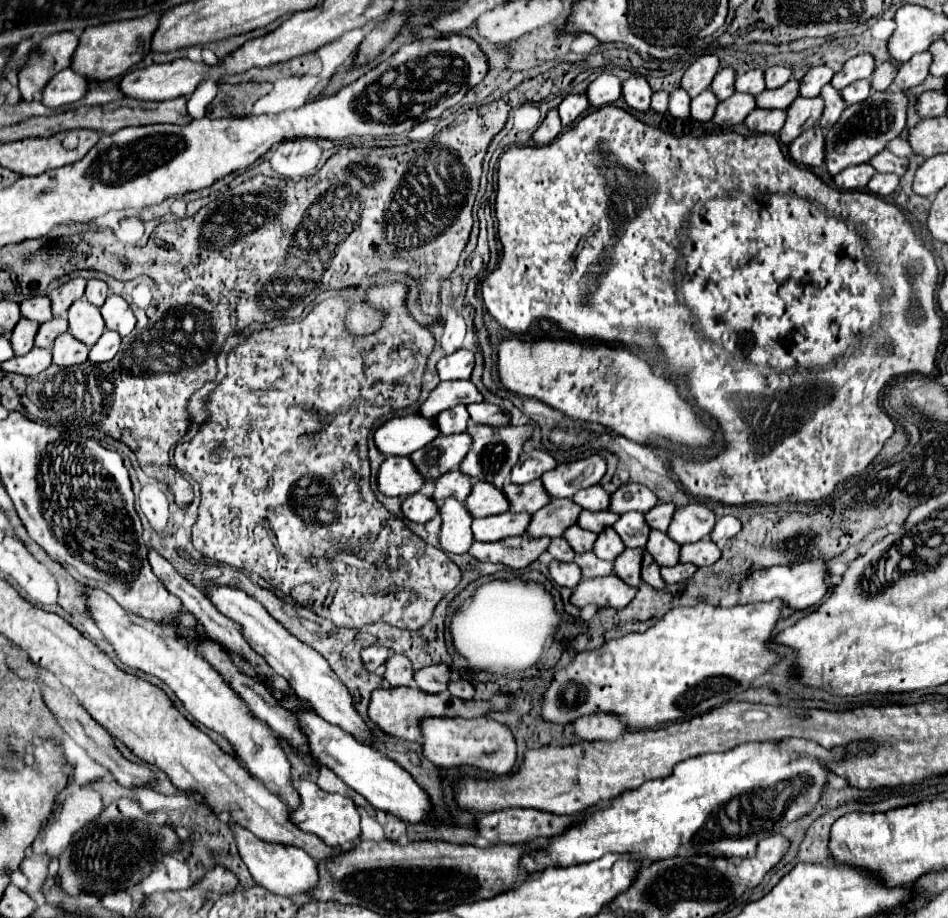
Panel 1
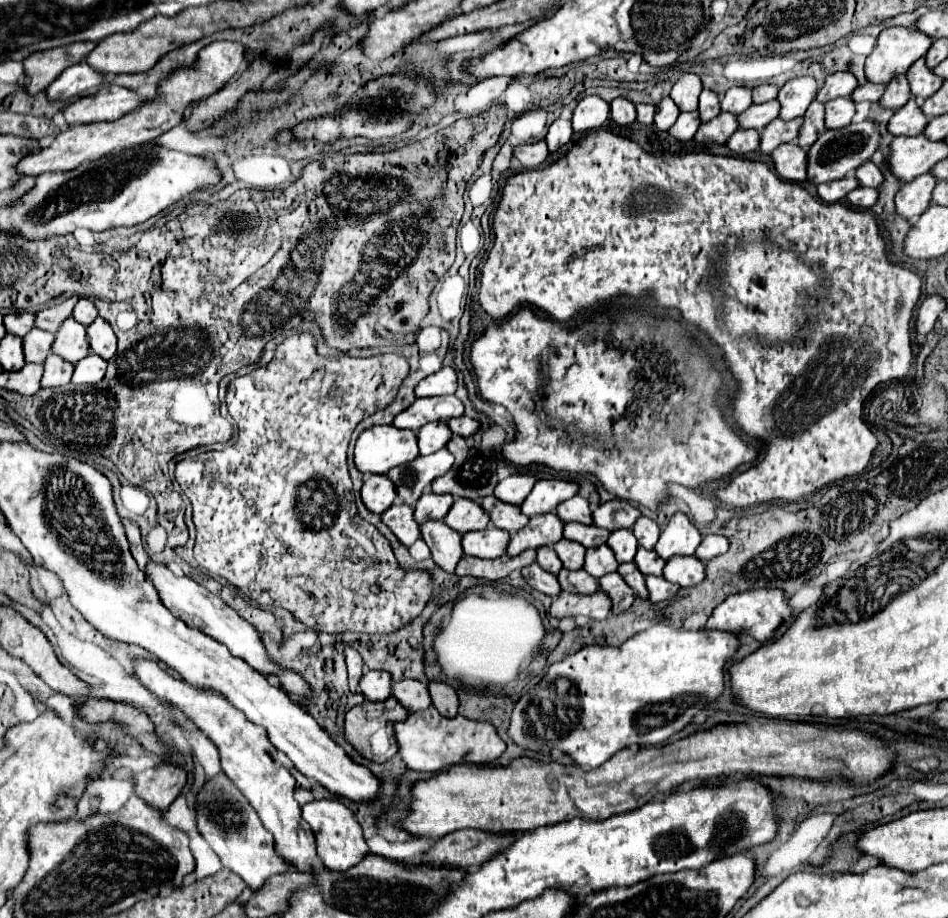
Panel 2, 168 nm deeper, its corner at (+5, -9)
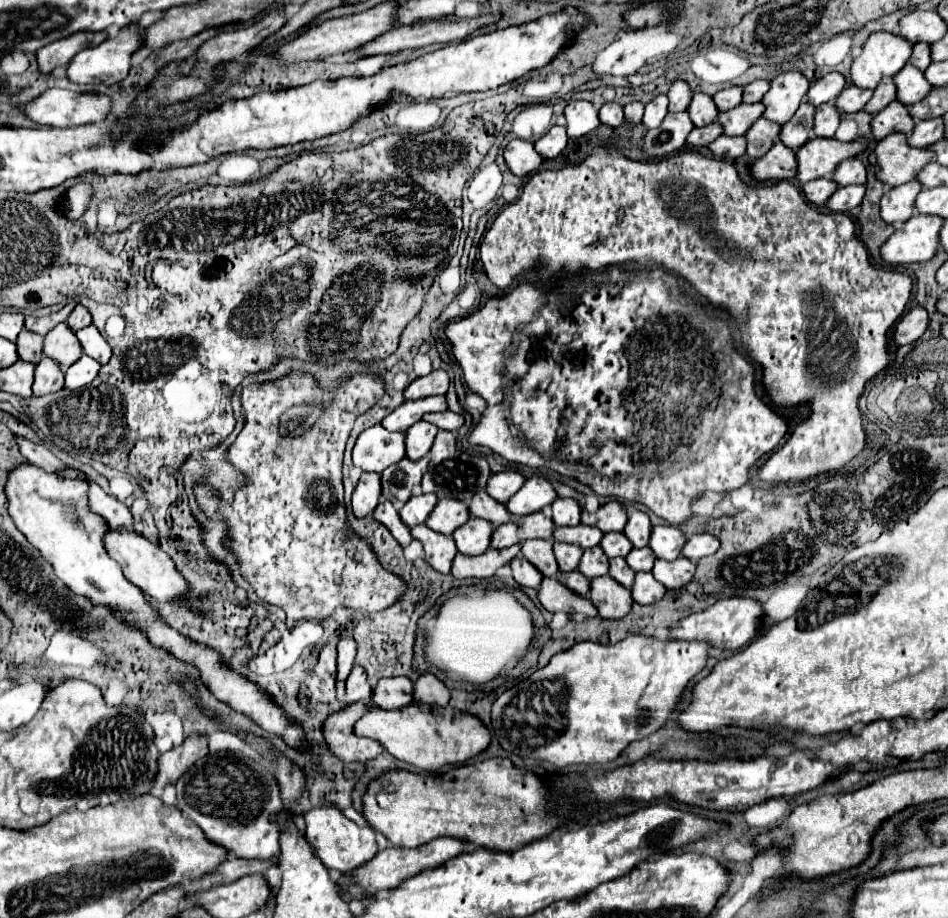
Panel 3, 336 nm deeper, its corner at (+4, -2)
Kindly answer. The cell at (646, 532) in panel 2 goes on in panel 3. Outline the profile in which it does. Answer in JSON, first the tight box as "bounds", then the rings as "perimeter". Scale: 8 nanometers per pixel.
{"bounds":[624,510,652,548],"perimeter":[[[642,510],[632,512],[628,516],[628,524],[624,528],[624,534],[630,538],[634,548],[648,546],[648,540],[650,540],[650,534],[652,534],[652,522],[650,522],[648,514],[642,512]]]}

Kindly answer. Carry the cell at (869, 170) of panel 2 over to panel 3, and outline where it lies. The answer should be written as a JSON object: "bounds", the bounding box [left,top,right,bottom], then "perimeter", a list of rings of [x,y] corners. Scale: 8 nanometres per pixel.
{"bounds":[834,158,866,186],"perimeter":[[[850,158],[844,160],[836,172],[834,172],[834,180],[840,186],[848,186],[848,184],[866,184],[866,166],[860,158]]]}

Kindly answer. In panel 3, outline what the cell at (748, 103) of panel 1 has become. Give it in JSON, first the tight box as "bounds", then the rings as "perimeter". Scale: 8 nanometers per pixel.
{"bounds":[688,122,722,146],"perimeter":[[[712,122],[708,126],[702,126],[702,128],[694,128],[690,134],[688,134],[688,144],[690,146],[708,146],[710,142],[714,142],[720,134],[722,134],[722,126],[718,122]]]}

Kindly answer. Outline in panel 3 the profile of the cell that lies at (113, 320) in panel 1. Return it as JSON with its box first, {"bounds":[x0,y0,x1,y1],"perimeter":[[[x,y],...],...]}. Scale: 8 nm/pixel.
{"bounds":[76,324,112,364],"perimeter":[[[94,324],[86,326],[84,330],[78,330],[76,336],[84,348],[84,354],[92,356],[100,364],[106,364],[110,360],[112,346],[108,344],[108,340],[102,336],[102,332]]]}

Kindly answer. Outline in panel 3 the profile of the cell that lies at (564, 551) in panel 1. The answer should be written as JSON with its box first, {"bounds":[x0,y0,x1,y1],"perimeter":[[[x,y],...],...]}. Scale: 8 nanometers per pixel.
{"bounds":[522,540,558,576],"perimeter":[[[526,540],[522,544],[522,554],[544,576],[554,576],[558,572],[558,564],[552,552],[552,540]]]}

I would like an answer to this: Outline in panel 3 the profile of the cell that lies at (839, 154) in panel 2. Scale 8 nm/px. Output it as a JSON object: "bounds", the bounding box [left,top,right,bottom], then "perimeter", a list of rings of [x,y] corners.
{"bounds":[796,138,870,182],"perimeter":[[[814,138],[808,140],[802,150],[798,150],[798,174],[796,178],[804,182],[832,176],[838,164],[846,158],[862,154],[870,146],[868,138],[856,138],[852,142],[840,142],[836,138]]]}

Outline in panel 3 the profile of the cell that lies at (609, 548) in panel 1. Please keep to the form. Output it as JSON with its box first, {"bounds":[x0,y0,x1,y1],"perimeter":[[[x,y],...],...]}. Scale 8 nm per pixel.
{"bounds":[580,546,608,578],"perimeter":[[[592,546],[588,550],[584,550],[584,556],[580,560],[580,572],[586,574],[588,578],[596,578],[596,576],[604,576],[608,574],[608,556],[604,554],[604,550],[600,546]]]}

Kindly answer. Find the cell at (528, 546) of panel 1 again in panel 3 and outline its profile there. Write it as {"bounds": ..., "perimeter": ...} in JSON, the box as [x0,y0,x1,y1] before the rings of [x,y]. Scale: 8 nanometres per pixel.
{"bounds":[452,544,520,578],"perimeter":[[[520,544],[510,546],[508,550],[488,550],[482,556],[464,556],[464,554],[456,554],[454,564],[452,564],[452,576],[454,578],[490,578],[494,576],[494,572],[512,562],[518,554],[520,554]]]}

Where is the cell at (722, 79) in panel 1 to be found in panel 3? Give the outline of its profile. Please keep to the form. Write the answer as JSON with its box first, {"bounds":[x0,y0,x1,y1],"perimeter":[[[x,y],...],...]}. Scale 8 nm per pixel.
{"bounds":[688,92,718,126],"perimeter":[[[696,92],[692,96],[692,102],[688,106],[688,112],[690,112],[690,118],[694,122],[694,126],[706,126],[706,124],[712,124],[716,122],[718,118],[718,108],[714,104],[714,98],[704,94],[704,92]]]}

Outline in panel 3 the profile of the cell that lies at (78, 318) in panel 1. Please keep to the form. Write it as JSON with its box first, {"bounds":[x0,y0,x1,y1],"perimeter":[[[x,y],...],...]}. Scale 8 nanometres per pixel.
{"bounds":[44,322,82,370],"perimeter":[[[60,322],[46,334],[44,356],[50,356],[56,362],[60,362],[62,370],[72,366],[82,356],[82,346],[76,338],[76,332],[68,326],[68,322]]]}

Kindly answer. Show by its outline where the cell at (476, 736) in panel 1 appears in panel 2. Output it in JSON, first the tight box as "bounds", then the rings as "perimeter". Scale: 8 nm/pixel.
{"bounds":[395,707,505,773],"perimeter":[[[435,707],[409,713],[405,721],[397,721],[395,739],[399,745],[399,755],[403,757],[407,769],[419,773],[439,773],[459,763],[485,765],[495,761],[505,751],[505,743],[499,739],[491,723],[471,721],[461,715],[447,719],[441,713],[437,713]]]}

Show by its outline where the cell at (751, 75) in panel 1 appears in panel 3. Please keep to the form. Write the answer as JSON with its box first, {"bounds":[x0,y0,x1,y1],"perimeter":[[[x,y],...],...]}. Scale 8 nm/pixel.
{"bounds":[714,86,742,112],"perimeter":[[[730,86],[720,90],[718,94],[714,94],[714,102],[720,112],[736,108],[738,104],[742,104],[742,86]]]}

